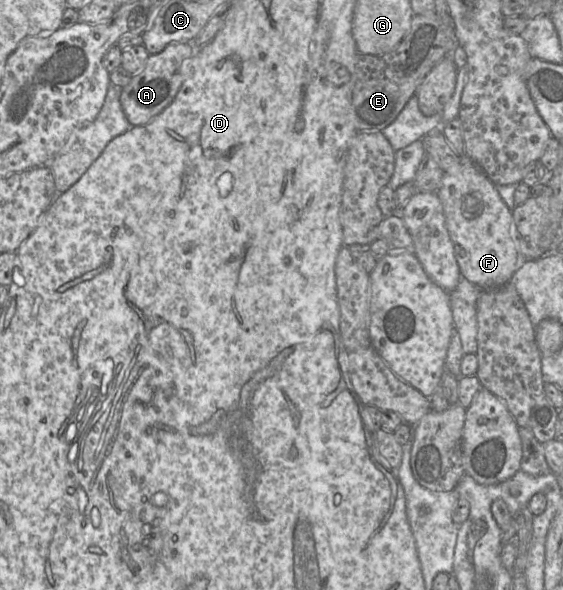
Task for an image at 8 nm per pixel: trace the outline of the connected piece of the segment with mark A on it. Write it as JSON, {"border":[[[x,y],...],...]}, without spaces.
{"border":[[[193,41],[172,42],[162,51],[149,54],[143,68],[132,74],[130,82],[120,90],[120,103],[130,127],[149,123],[171,103],[190,73],[197,48]]]}

